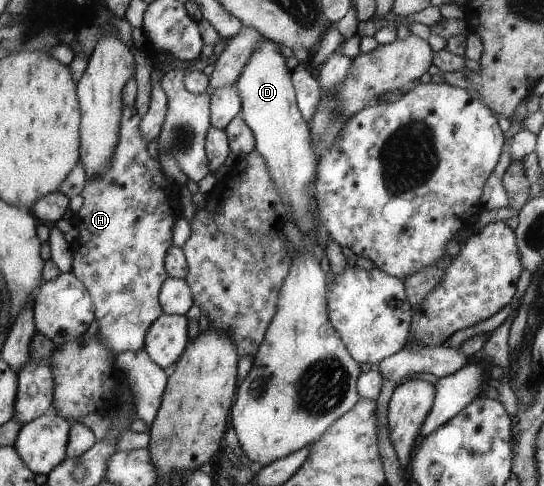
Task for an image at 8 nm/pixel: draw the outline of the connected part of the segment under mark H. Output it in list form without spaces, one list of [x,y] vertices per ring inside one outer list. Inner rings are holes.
[[[123,106],[120,115],[120,128],[118,129],[118,144],[114,146],[114,152],[112,152],[112,158],[110,158],[110,166],[108,166],[106,170],[102,170],[96,178],[88,178],[88,180],[84,181],[83,188],[79,193],[82,195],[82,206],[80,206],[80,210],[75,212],[69,219],[72,226],[75,226],[78,230],[78,234],[71,244],[72,262],[69,272],[78,278],[88,291],[92,301],[94,320],[96,320],[96,324],[98,324],[97,333],[95,334],[96,340],[98,340],[106,350],[110,350],[113,356],[128,350],[130,350],[130,352],[136,352],[136,350],[143,348],[143,340],[148,327],[160,316],[161,308],[160,304],[158,304],[158,292],[167,277],[162,264],[164,264],[166,250],[168,250],[172,244],[170,240],[170,238],[172,238],[172,226],[174,226],[174,222],[181,217],[181,203],[179,200],[181,186],[176,184],[170,177],[164,175],[151,145],[144,142],[140,130],[138,130],[138,124],[140,124],[140,115],[134,112],[134,107]]]

